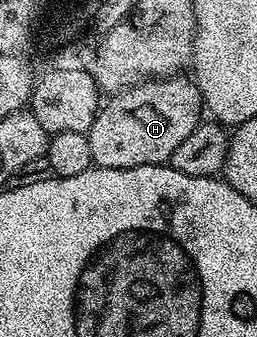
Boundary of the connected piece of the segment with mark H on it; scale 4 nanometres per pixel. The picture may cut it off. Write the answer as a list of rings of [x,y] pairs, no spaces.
[[[154,77],[150,79],[148,83],[139,84],[138,87],[128,87],[125,91],[116,92],[116,94],[110,98],[113,100],[111,100],[110,103],[108,100],[108,102],[98,110],[95,121],[91,125],[91,129],[87,132],[89,140],[91,141],[91,157],[96,166],[106,167],[107,169],[127,169],[128,167],[138,167],[139,165],[155,165],[156,163],[162,165],[168,164],[171,153],[175,153],[175,148],[177,148],[189,134],[195,133],[195,129],[203,121],[203,104],[196,82],[189,77],[186,77],[186,79],[181,78],[185,77]]]

